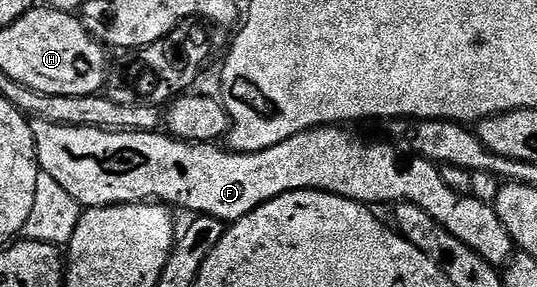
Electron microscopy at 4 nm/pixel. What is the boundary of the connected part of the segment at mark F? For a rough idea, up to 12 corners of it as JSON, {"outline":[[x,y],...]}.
{"outline":[[30,120],[79,206],[230,225],[290,191],[412,203],[496,269],[494,206],[342,126],[241,153]]}

